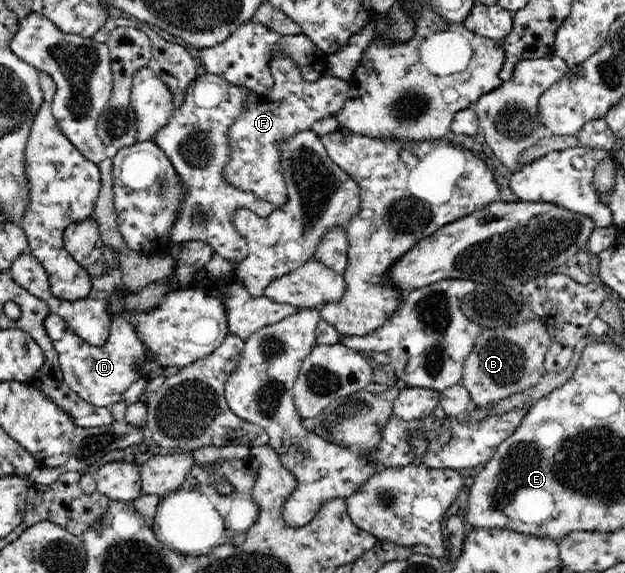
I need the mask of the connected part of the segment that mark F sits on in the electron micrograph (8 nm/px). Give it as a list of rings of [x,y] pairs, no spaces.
[[[273,53],[268,66],[271,66],[274,77],[273,89],[269,93],[253,92],[250,98],[244,101],[242,111],[238,113],[233,123],[226,128],[226,143],[229,145],[229,159],[222,169],[223,179],[231,187],[241,191],[252,192],[257,198],[271,203],[275,208],[281,209],[288,205],[289,195],[282,173],[281,159],[278,153],[278,141],[287,134],[297,131],[311,130],[313,123],[323,117],[334,117],[337,111],[345,105],[348,99],[348,80],[337,76],[325,76],[314,82],[306,82],[298,66],[290,61],[283,53]]]

